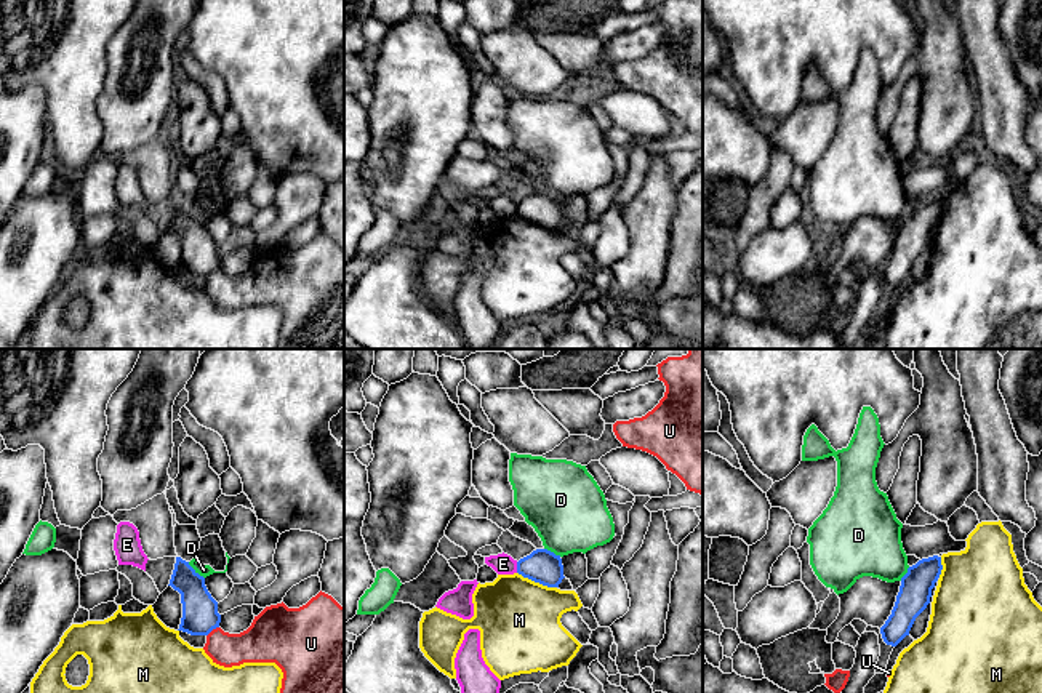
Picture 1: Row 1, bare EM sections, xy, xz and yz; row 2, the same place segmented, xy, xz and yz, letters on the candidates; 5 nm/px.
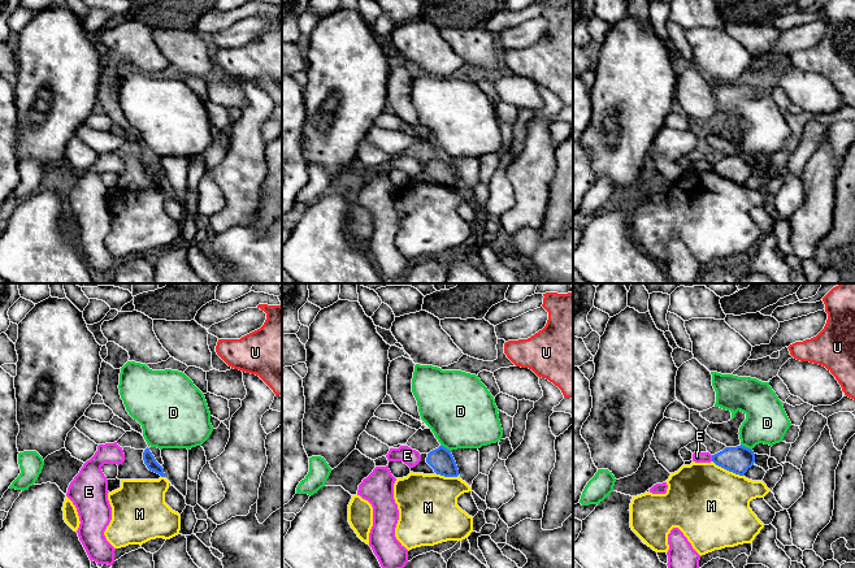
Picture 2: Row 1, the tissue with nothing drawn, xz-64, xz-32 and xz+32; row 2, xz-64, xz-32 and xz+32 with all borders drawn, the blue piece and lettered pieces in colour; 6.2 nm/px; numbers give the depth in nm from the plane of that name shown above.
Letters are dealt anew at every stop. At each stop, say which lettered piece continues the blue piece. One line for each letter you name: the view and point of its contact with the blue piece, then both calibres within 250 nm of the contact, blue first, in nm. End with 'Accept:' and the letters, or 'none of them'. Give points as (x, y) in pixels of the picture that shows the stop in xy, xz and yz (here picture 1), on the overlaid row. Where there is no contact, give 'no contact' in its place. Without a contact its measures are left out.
Accept: none of them

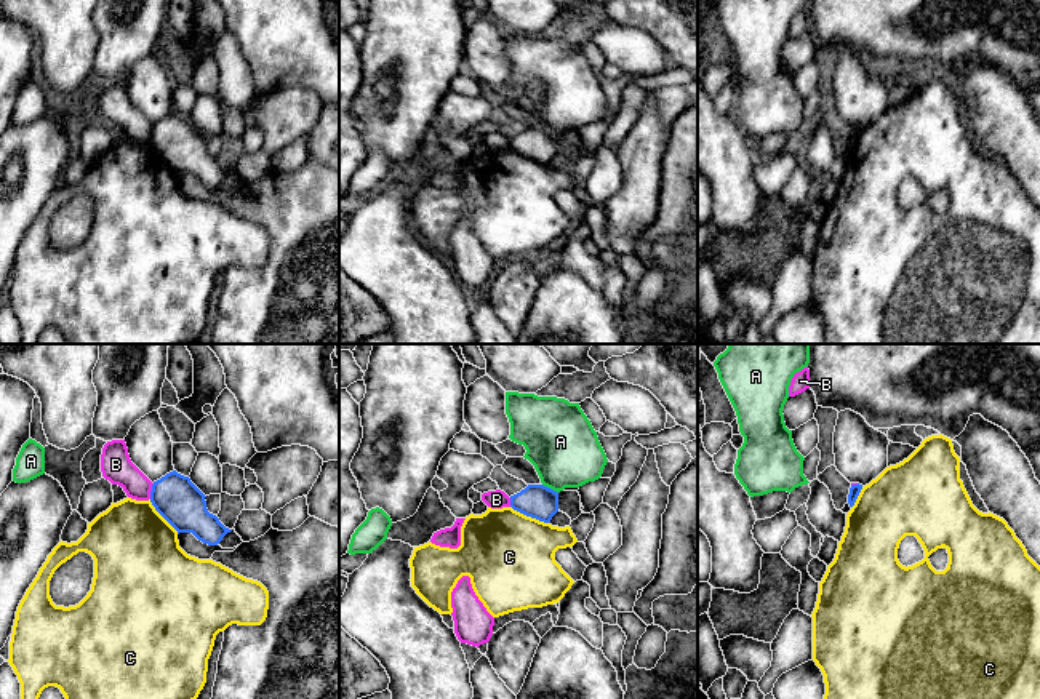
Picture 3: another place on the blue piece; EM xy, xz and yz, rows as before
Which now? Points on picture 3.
Accept: none of them

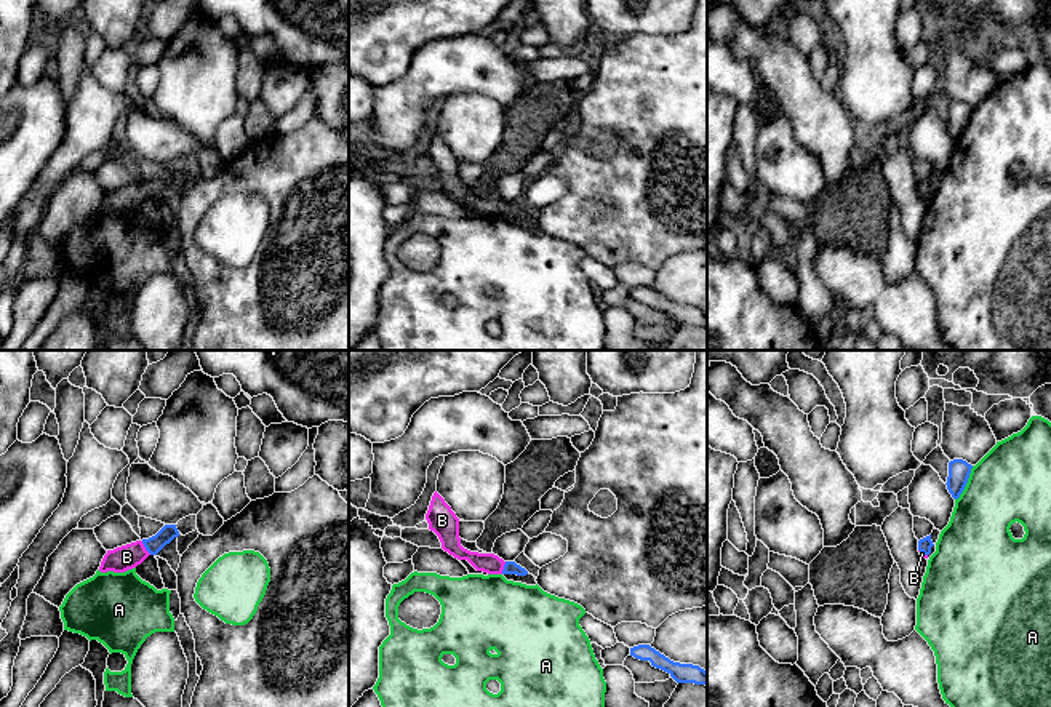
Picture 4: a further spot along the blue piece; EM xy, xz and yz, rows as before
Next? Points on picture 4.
B: xy (144, 546) | 90/130 nm
Accept: B

